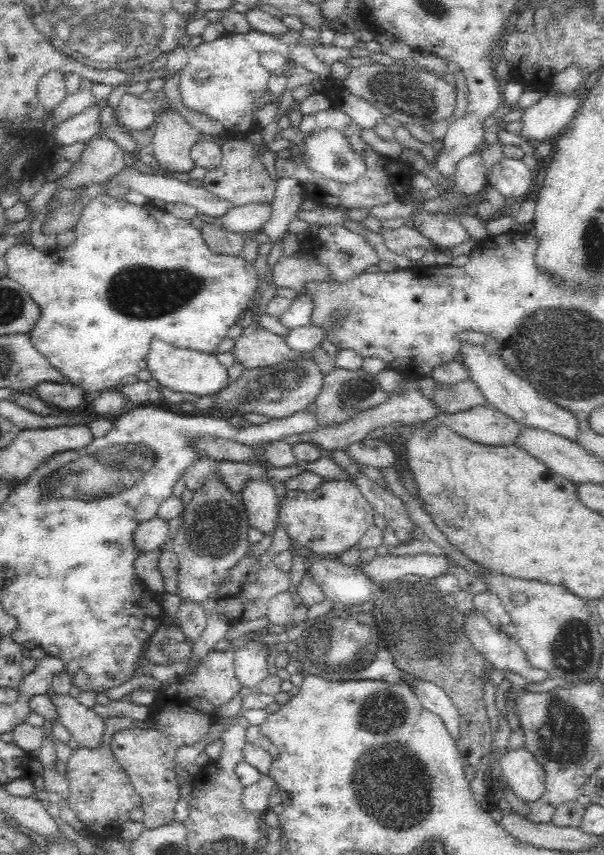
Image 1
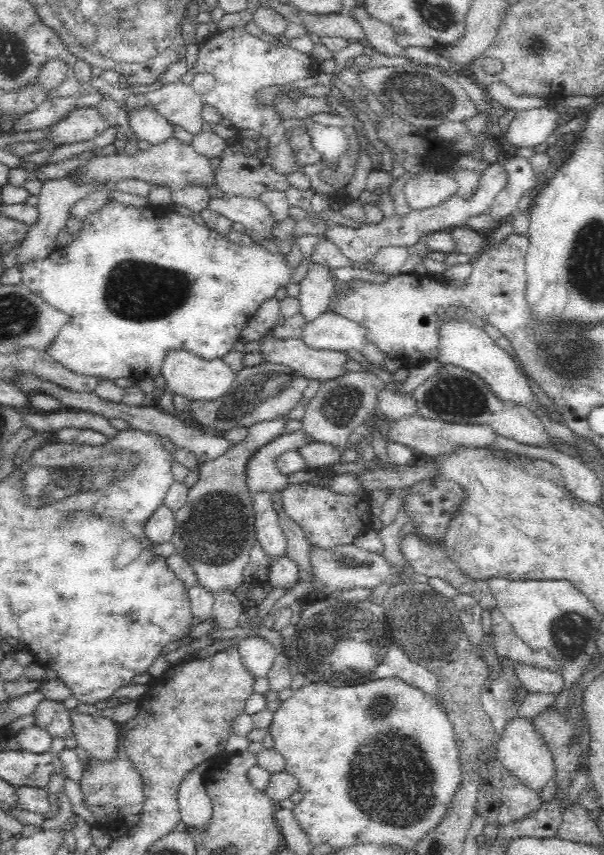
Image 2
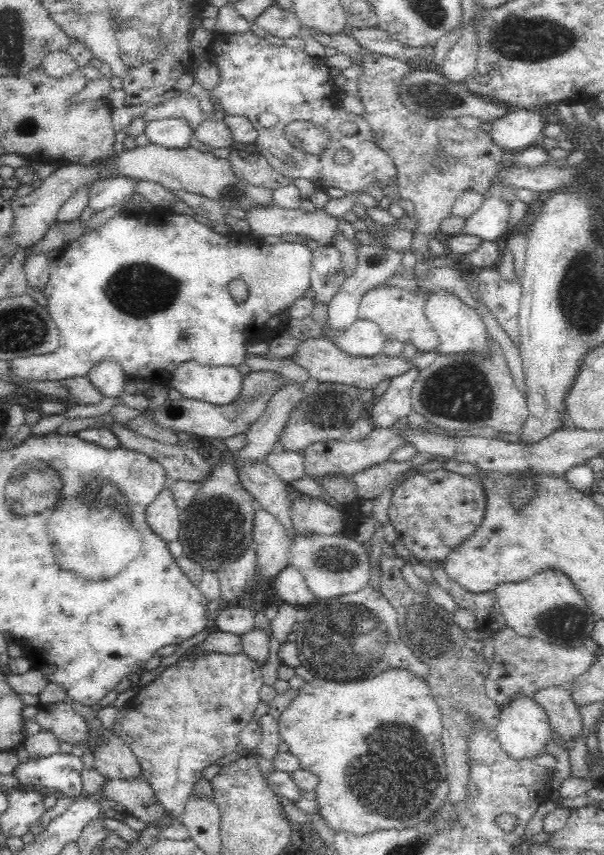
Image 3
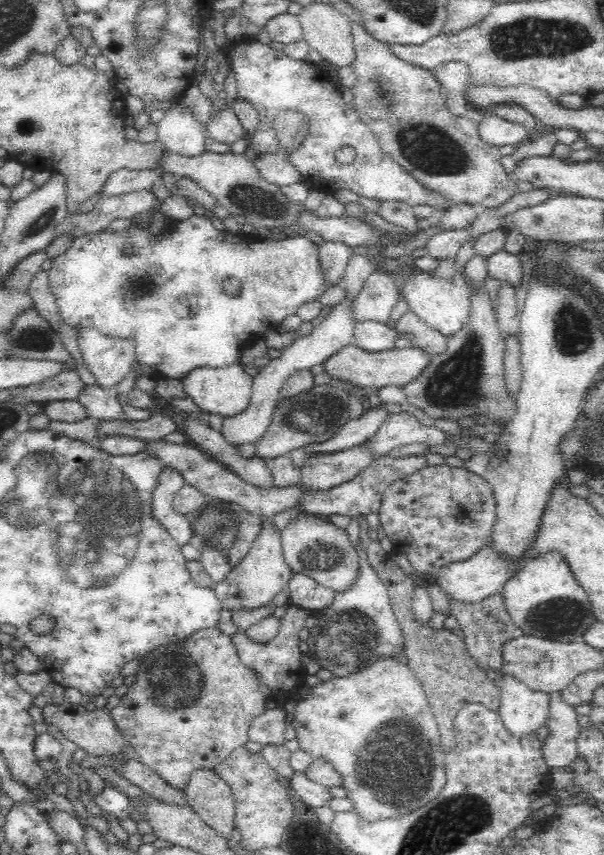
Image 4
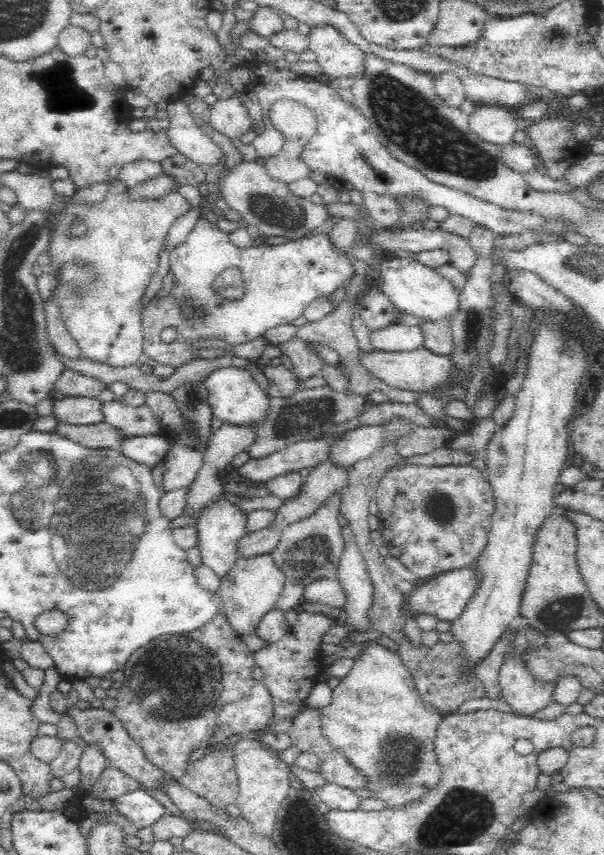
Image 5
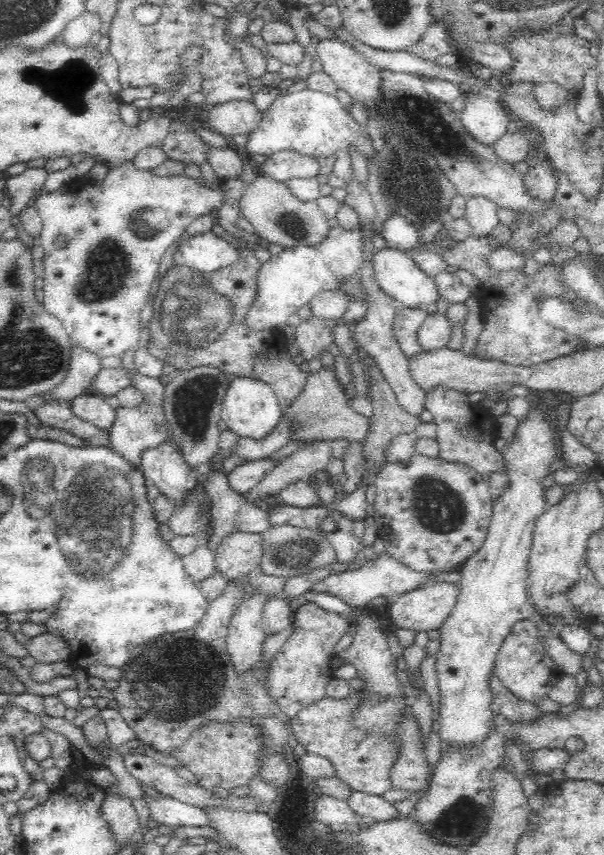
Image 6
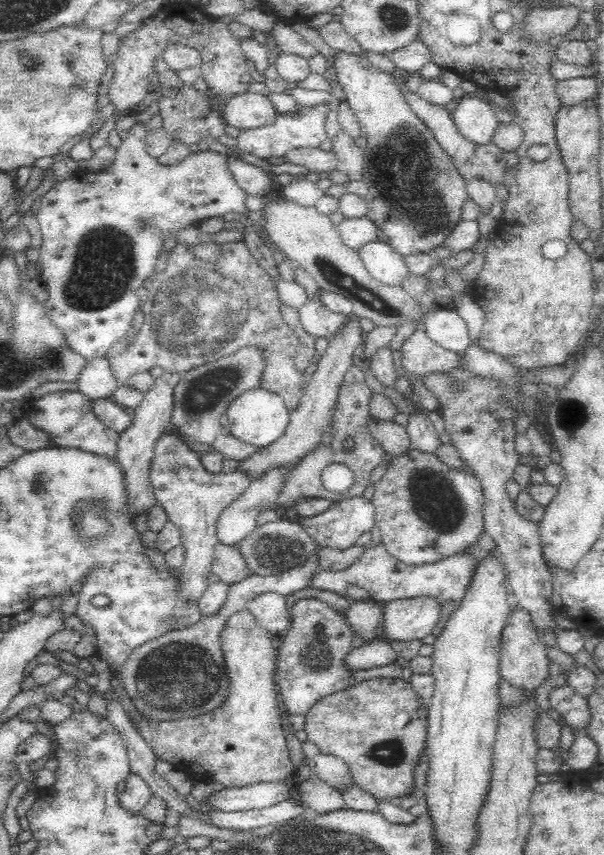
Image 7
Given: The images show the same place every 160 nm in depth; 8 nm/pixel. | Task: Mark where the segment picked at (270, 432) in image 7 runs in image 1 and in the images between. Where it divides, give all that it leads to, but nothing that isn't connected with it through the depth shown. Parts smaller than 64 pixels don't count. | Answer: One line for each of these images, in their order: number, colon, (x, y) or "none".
1: (181, 369)
2: (186, 373)
3: (219, 385)
4: (227, 391)
5: (234, 397)
6: (250, 408)

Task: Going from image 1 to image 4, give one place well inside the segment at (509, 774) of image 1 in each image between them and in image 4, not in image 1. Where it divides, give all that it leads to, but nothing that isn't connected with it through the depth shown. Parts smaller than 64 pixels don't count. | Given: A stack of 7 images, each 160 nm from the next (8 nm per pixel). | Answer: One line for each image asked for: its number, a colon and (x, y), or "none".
2: (521, 750)
3: (523, 729)
4: (523, 711)

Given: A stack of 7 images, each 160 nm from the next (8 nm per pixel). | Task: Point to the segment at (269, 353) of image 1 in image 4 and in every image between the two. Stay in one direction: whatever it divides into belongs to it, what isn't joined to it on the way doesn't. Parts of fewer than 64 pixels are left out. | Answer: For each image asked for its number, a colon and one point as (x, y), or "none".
2: (317, 364)
3: (324, 362)
4: (397, 367)

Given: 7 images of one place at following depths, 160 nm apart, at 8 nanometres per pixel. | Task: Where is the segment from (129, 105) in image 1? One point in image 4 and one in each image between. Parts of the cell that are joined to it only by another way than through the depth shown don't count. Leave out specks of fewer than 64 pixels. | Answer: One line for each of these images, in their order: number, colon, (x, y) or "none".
2: (148, 124)
3: (169, 132)
4: (180, 131)

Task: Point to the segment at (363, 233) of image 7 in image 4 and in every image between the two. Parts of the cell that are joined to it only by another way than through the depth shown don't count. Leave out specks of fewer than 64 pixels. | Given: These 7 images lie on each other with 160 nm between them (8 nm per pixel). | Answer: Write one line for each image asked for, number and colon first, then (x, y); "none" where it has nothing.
4: (96, 281)
5: (280, 280)
6: (290, 279)

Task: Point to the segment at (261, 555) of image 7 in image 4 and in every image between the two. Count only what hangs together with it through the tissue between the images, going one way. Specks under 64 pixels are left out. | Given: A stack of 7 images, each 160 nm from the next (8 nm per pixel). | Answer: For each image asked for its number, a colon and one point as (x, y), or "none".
4: (314, 547)
5: (311, 548)
6: (288, 550)

